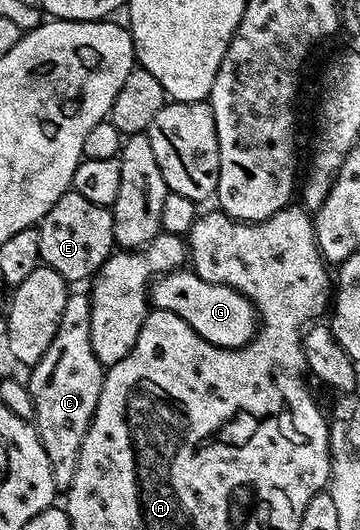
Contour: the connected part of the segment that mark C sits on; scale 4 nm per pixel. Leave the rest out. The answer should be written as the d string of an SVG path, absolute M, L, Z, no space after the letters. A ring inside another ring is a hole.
M71 291L64 302L64 314L56 338L52 338L40 362L29 369L28 387L34 403L34 425L38 428L40 442L44 442L54 486L58 490L69 490L72 478L76 478L80 446L94 417L102 389L104 366L96 354L92 354L91 316L89 295L85 291Z

